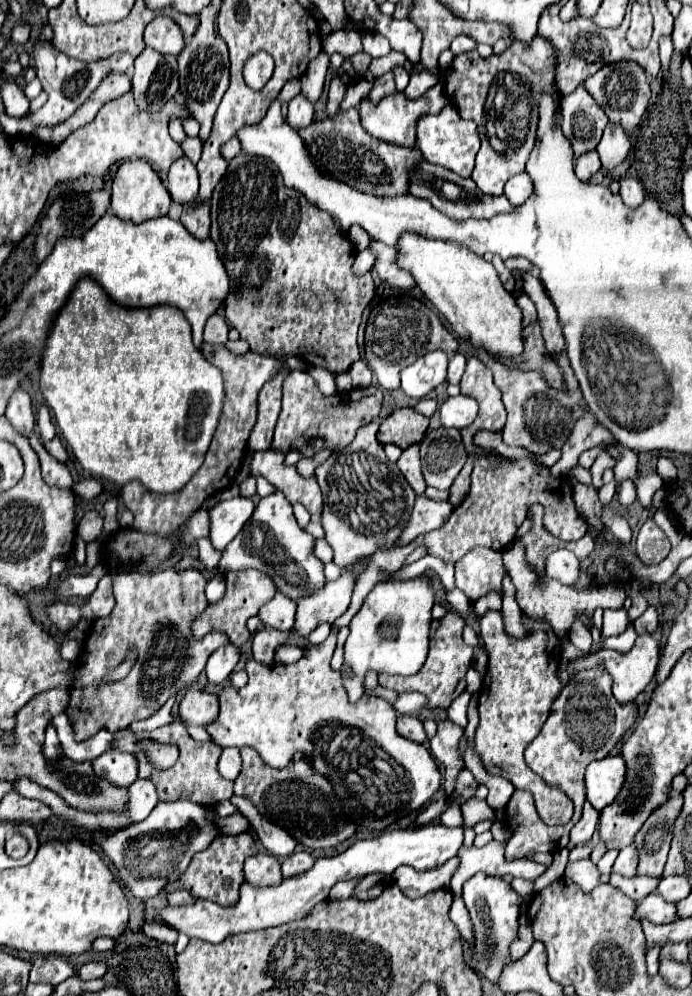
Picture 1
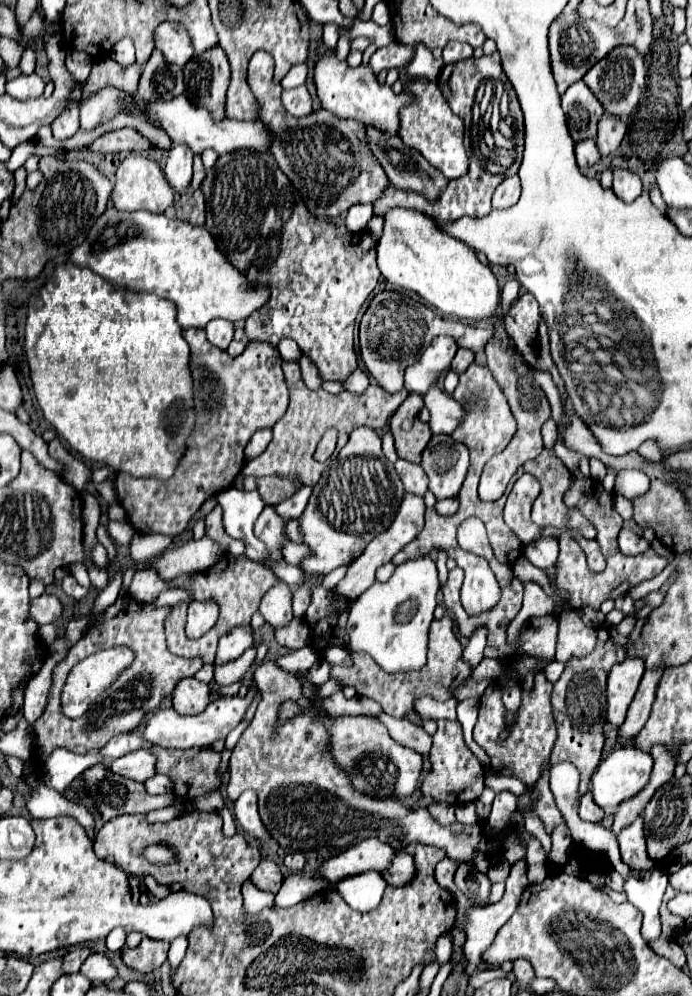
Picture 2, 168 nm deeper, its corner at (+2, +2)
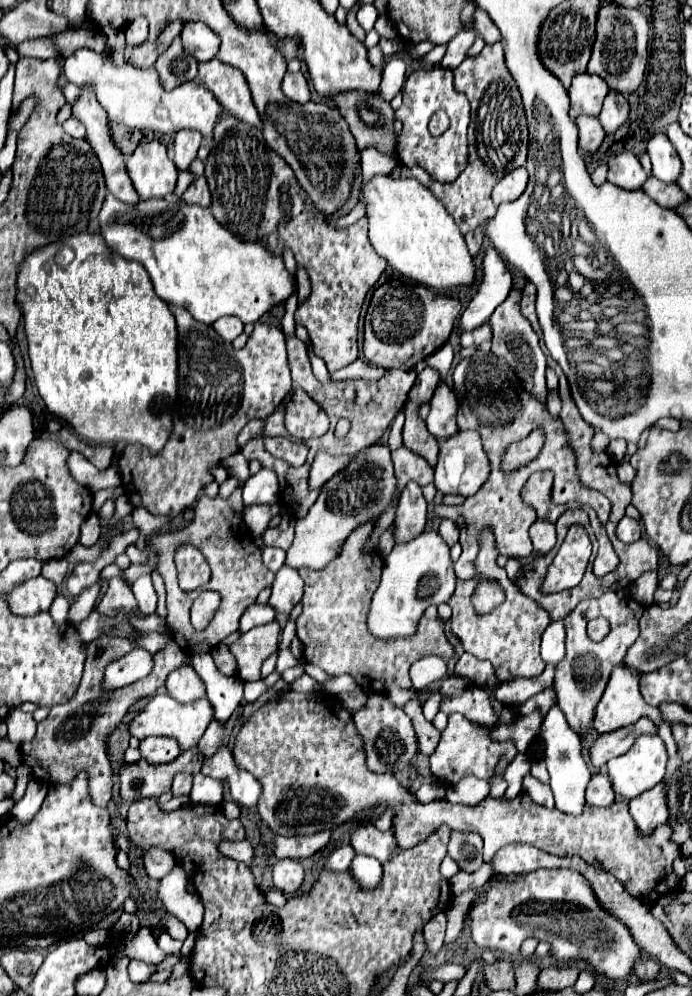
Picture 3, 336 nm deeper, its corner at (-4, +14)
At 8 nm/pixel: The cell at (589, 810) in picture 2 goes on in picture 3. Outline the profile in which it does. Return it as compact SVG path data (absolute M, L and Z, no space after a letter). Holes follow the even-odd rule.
M604 771L596 773L592 781L588 783L588 793L586 793L586 803L592 807L608 807L612 805L616 795L612 793L612 783L608 781L608 775Z

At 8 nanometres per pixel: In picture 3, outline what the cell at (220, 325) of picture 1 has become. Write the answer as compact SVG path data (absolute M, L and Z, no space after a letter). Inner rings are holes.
M220 317L218 321L214 321L212 323L212 327L214 327L214 331L222 337L222 339L226 339L226 341L234 341L240 333L242 333L242 321L238 319L238 317Z

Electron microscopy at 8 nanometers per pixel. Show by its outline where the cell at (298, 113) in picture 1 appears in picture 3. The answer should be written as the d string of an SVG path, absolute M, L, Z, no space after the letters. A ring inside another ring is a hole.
M286 73L282 81L282 91L290 101L308 103L310 101L310 85L304 73Z

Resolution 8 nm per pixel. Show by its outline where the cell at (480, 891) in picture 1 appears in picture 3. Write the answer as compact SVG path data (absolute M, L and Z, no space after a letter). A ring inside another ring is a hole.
M452 831L448 855L458 863L462 871L476 871L482 865L482 837L478 833Z

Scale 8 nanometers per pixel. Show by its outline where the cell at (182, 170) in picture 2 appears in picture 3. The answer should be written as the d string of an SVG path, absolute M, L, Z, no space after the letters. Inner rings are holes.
M182 129L180 133L176 133L176 141L174 141L174 163L180 171L188 169L190 163L196 159L198 147L202 143L202 135L200 131L188 131Z

